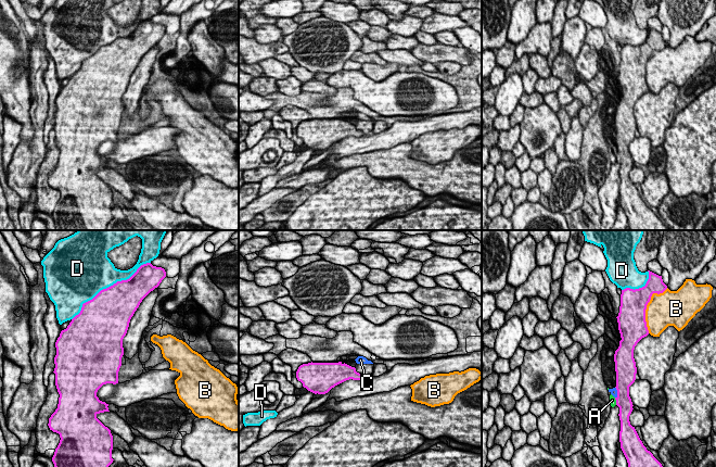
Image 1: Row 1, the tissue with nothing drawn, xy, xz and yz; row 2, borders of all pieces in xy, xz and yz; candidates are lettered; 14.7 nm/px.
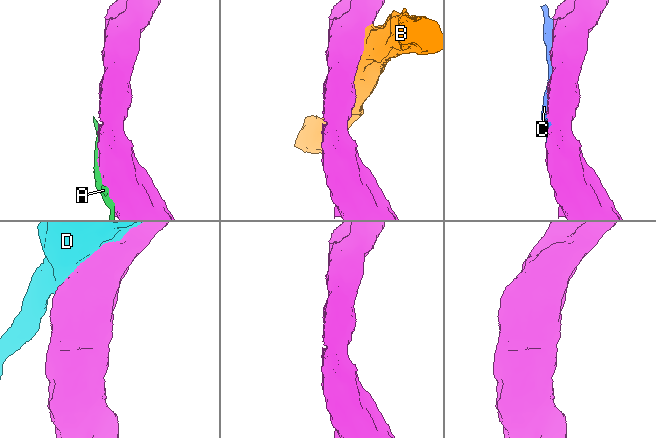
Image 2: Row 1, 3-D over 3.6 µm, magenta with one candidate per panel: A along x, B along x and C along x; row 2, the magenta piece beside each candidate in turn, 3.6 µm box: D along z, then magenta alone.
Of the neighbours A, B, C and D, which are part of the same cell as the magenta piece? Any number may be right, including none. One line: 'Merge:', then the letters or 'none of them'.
Merge: none of them

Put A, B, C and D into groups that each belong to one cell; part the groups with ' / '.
A C / B / D

